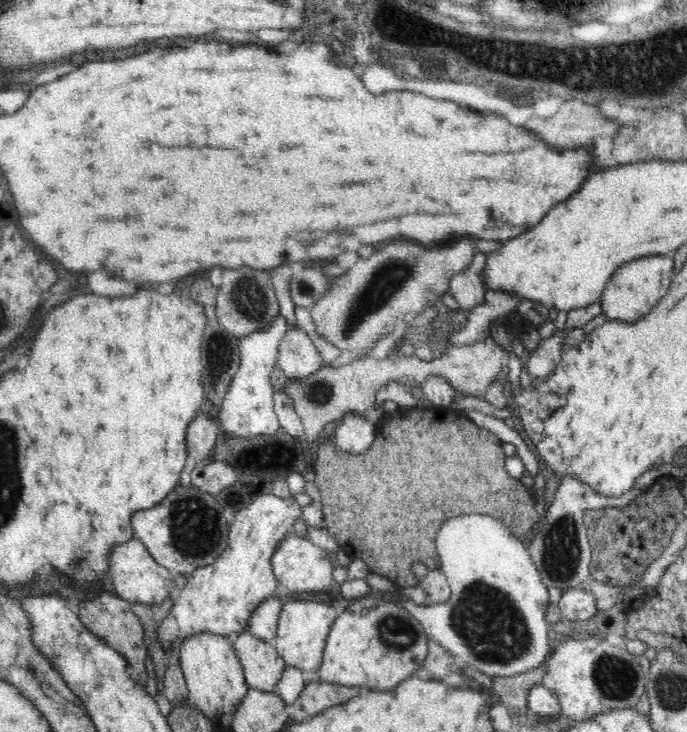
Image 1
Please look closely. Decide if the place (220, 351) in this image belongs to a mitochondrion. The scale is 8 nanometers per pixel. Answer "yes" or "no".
yes

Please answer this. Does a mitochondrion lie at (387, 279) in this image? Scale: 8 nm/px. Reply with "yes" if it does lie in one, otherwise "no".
yes

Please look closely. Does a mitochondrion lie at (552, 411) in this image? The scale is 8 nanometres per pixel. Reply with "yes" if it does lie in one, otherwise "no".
no

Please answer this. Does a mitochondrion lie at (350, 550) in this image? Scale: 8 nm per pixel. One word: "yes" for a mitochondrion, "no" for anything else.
no

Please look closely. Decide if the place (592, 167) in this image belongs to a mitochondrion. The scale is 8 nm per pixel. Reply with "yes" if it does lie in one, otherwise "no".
no

